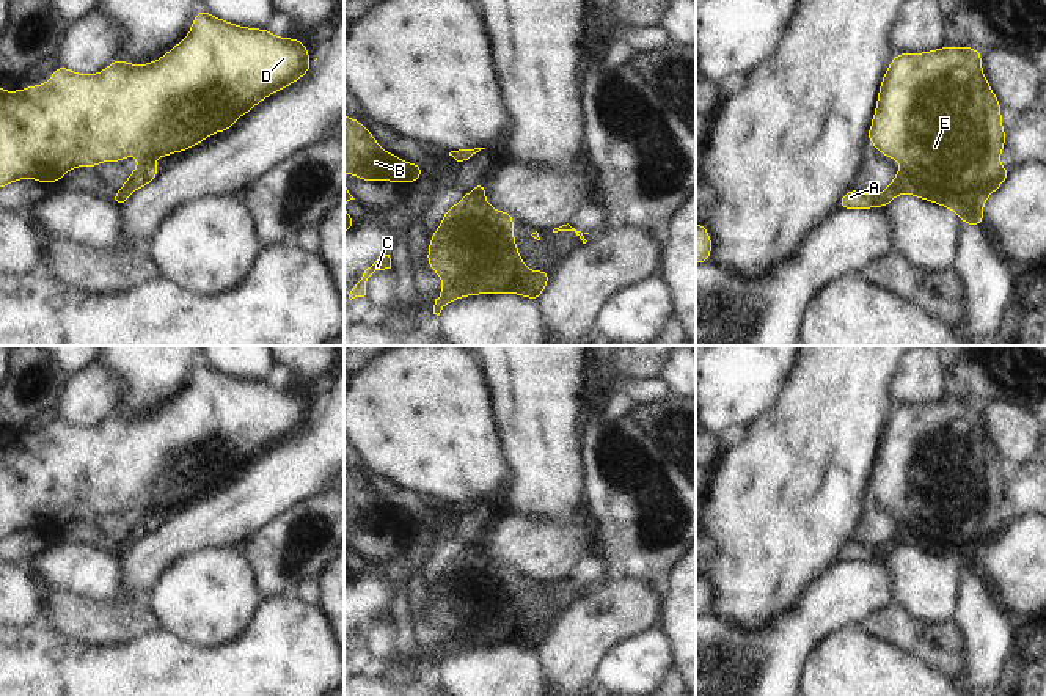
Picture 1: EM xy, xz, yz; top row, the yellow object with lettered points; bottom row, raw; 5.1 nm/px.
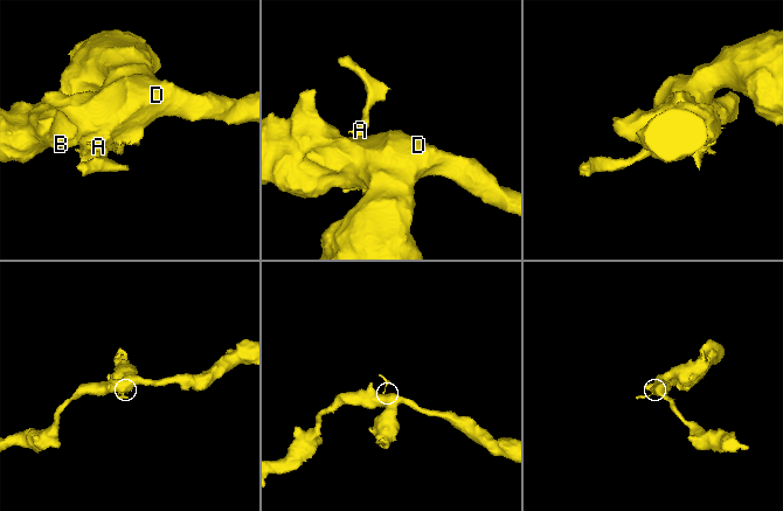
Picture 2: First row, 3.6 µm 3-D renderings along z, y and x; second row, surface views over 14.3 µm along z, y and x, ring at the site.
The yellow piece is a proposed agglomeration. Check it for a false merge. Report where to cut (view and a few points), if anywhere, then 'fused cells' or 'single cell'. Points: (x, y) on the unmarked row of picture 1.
xy (121, 539), (134, 541) | fused cells

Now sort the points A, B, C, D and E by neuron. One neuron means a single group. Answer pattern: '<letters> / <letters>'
A / B C D E

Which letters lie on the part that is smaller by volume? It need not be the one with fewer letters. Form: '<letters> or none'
A

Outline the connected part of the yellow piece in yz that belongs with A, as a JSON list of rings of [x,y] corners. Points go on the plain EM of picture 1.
[[[850,540],[837,555],[837,561],[869,561],[869,559],[886,559],[894,553],[897,545],[891,540],[883,542],[878,547],[862,545]]]

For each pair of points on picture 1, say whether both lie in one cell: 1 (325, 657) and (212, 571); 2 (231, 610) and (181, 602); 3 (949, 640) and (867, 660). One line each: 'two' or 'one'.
1: two
2: one
3: two

